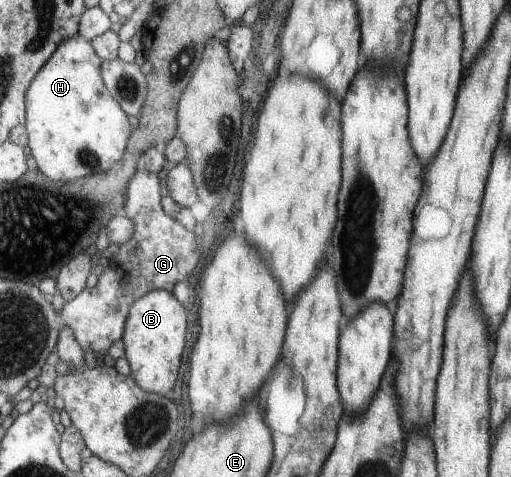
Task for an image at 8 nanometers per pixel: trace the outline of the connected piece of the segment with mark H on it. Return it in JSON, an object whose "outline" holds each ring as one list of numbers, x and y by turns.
{"outline":[[80,34,66,38,31,82,25,103,28,146,47,178,73,182,111,169,126,154,133,127,103,82,101,59,90,39]]}

